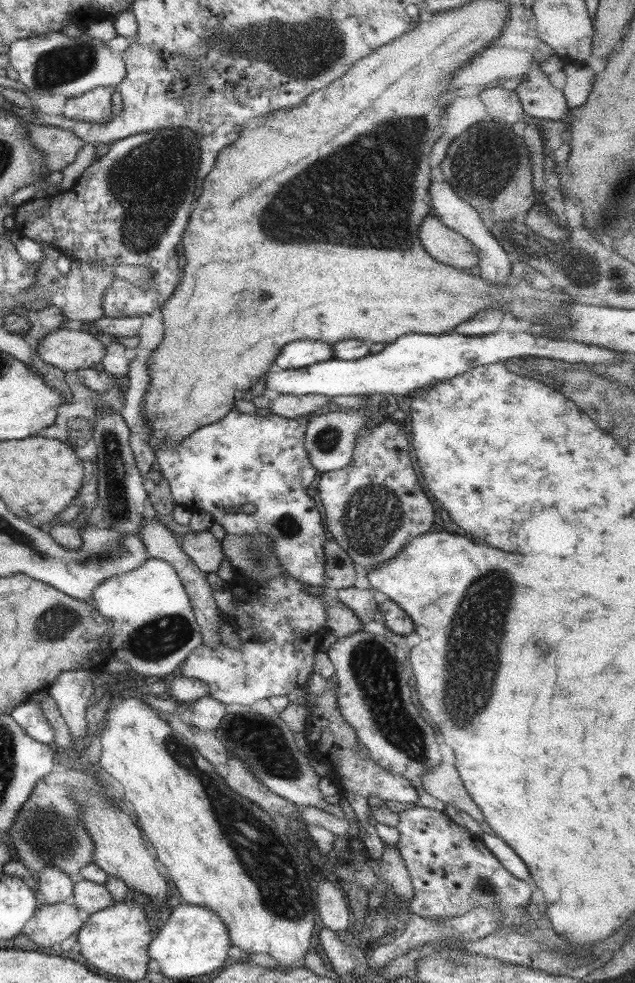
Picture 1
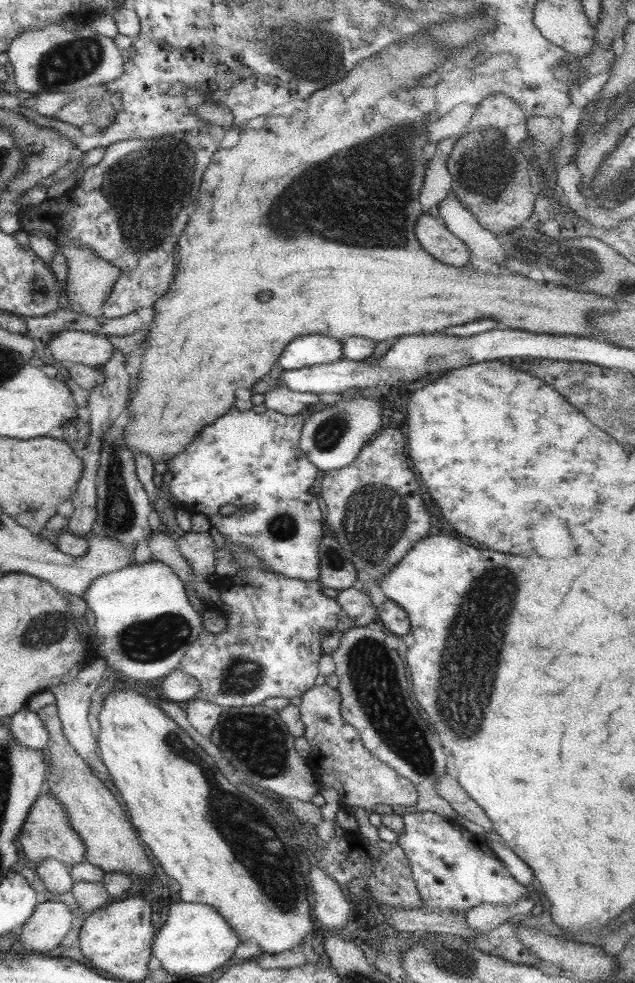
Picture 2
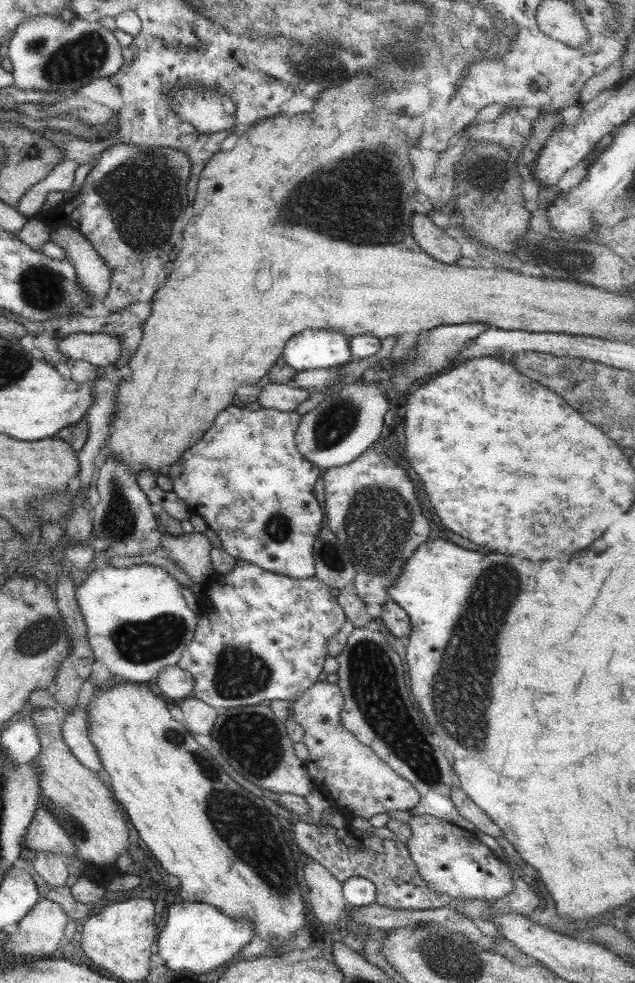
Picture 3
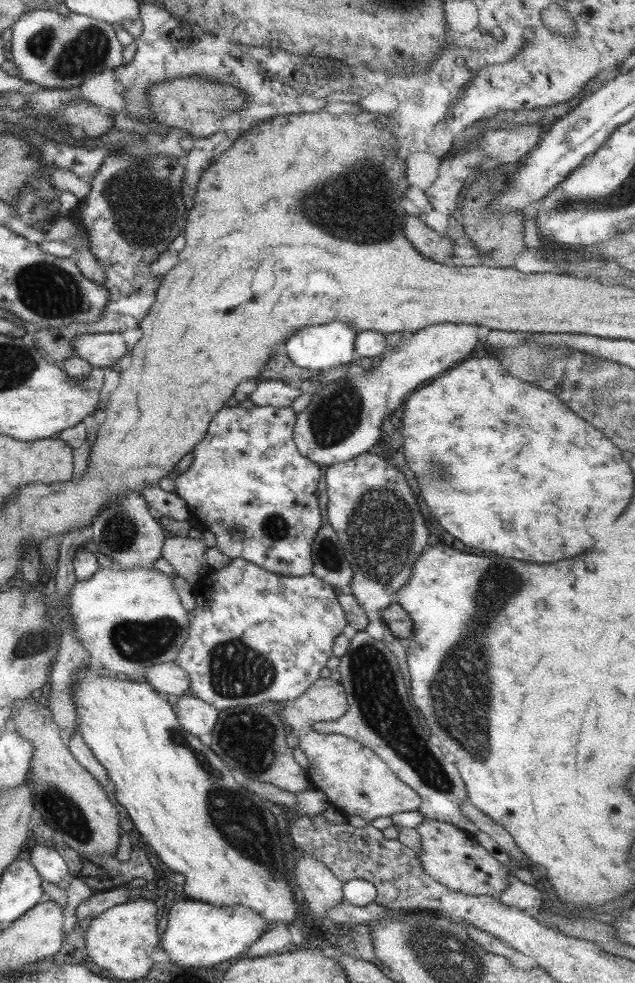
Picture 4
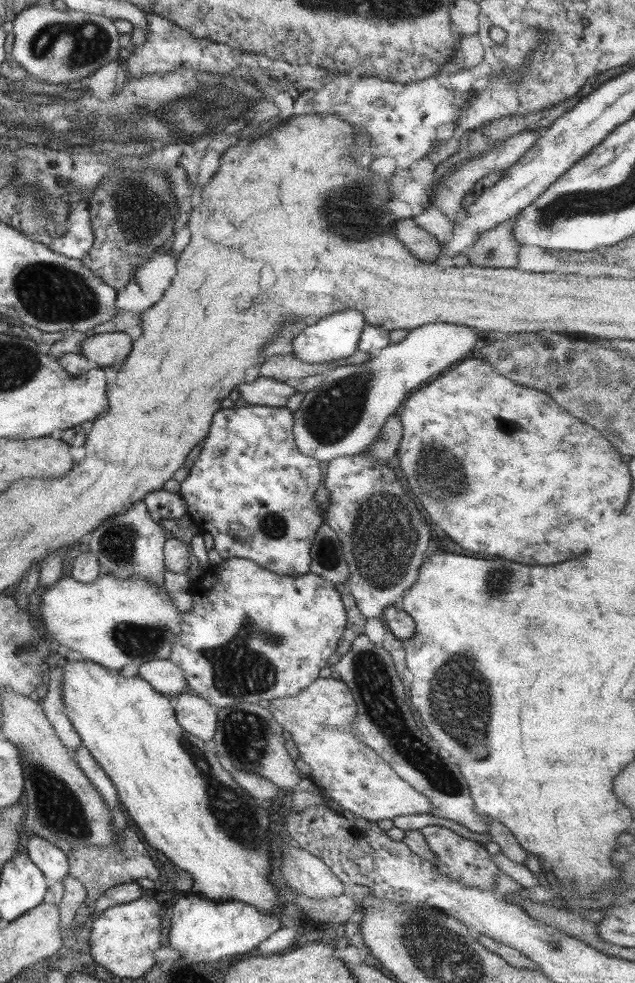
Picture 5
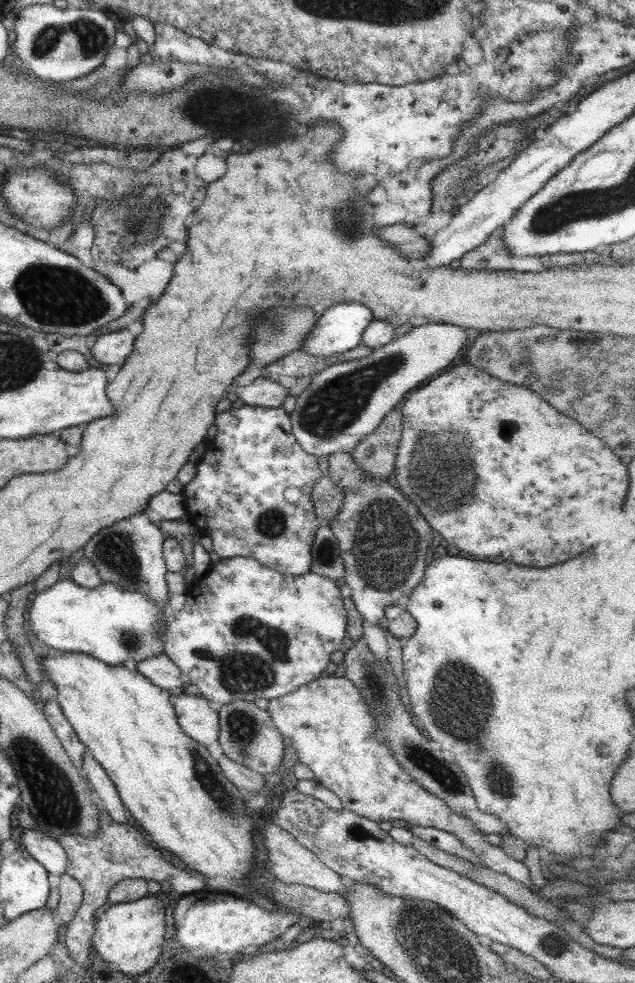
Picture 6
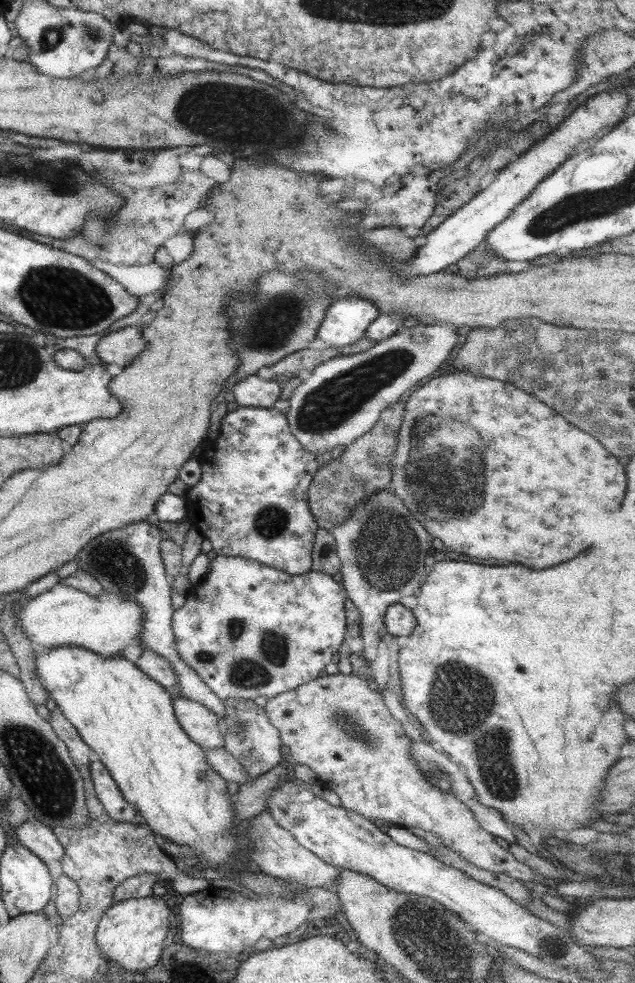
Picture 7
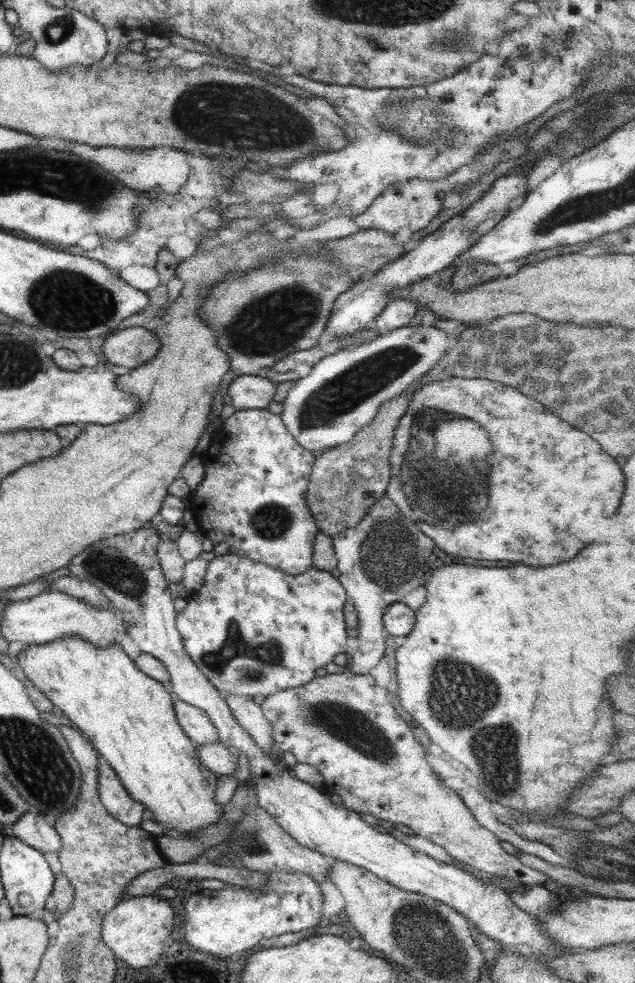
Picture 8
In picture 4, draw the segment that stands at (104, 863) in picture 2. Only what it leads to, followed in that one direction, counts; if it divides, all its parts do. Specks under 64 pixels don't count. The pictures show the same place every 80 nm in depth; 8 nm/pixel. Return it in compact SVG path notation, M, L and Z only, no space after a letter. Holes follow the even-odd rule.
M30 698L14 702L7 727L17 731L21 740L27 740L34 749L25 779L32 790L33 810L37 810L44 823L54 830L65 845L78 852L79 855L82 853L92 854L93 856L114 856L119 842L120 830L117 811L113 807L114 805L109 802L103 786L68 752L63 734L54 723L48 708L36 705L35 701Z

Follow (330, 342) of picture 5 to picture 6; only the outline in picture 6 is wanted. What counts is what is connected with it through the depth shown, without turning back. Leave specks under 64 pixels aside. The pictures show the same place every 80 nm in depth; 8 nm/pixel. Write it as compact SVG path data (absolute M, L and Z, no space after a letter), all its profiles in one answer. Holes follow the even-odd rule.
M334 304L318 316L302 340L301 349L311 356L331 356L357 348L364 328L372 320L371 311L363 304Z

